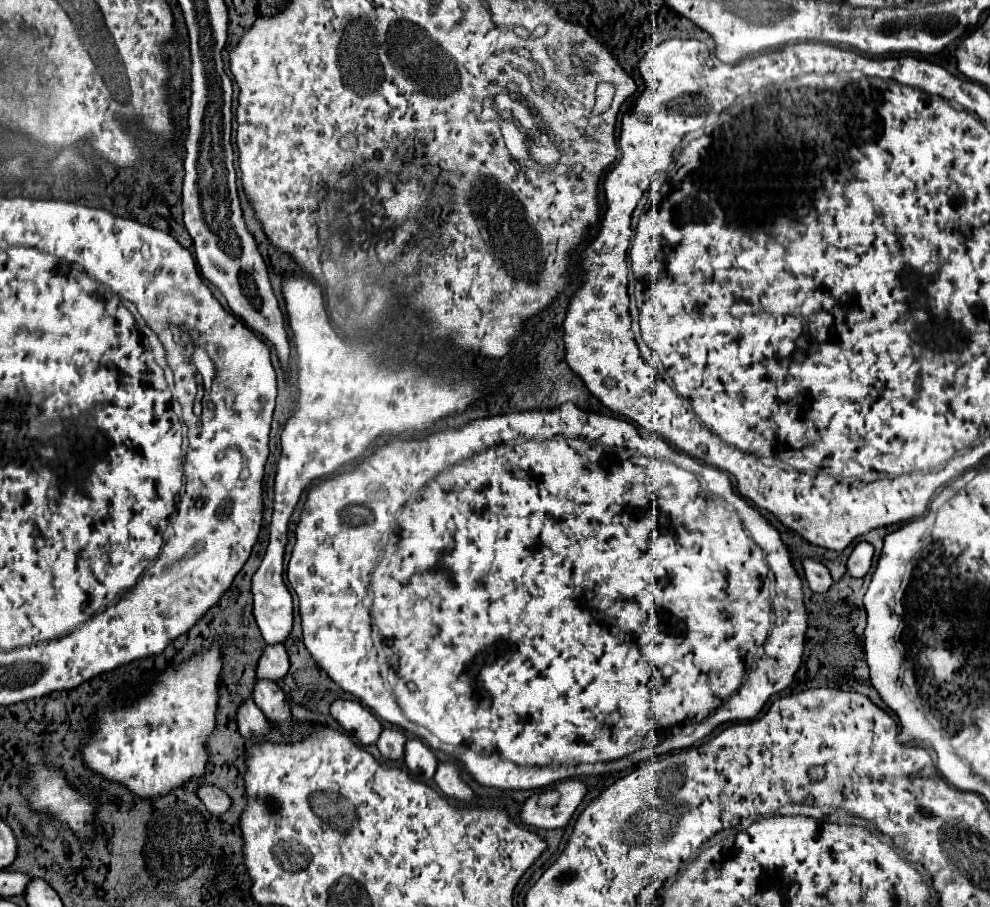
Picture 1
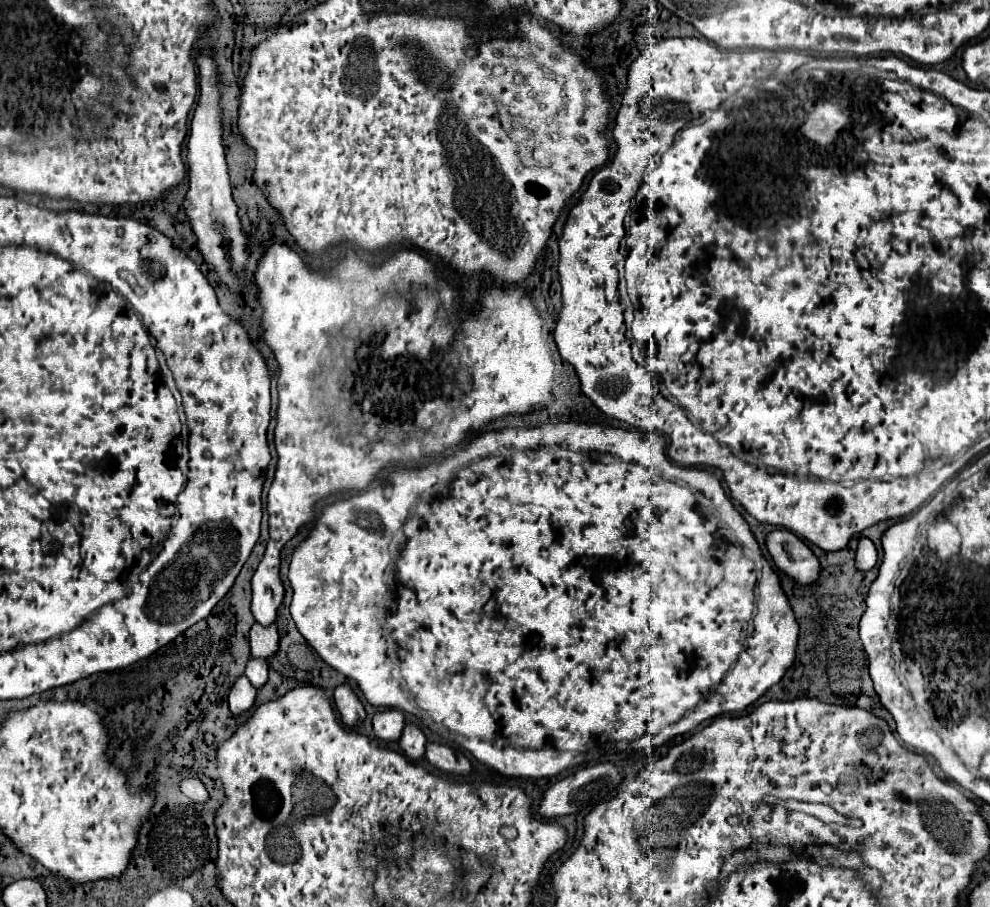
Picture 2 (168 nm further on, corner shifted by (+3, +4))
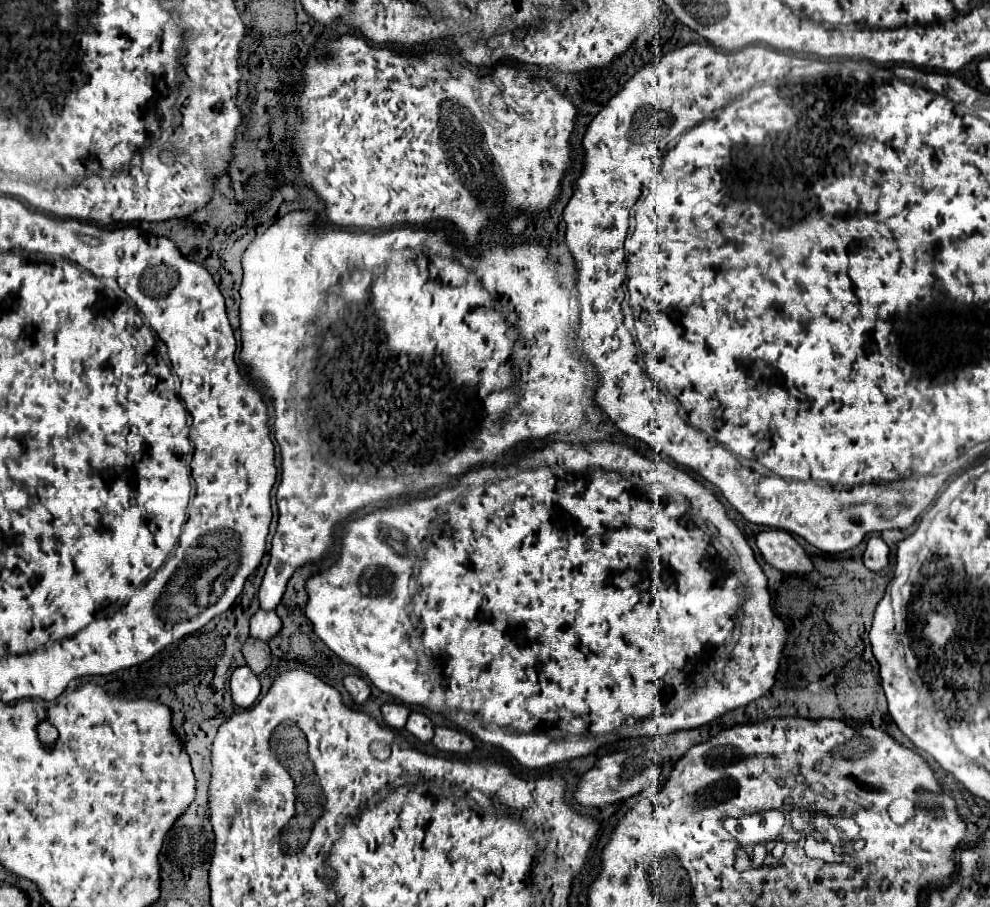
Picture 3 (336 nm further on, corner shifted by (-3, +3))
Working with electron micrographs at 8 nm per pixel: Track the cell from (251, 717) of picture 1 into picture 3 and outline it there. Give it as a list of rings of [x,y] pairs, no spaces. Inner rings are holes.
[[[239,666],[235,668],[235,672],[231,674],[231,696],[233,696],[233,702],[241,708],[247,708],[251,706],[259,692],[261,692],[261,684],[257,680],[257,676],[251,672],[249,666]]]

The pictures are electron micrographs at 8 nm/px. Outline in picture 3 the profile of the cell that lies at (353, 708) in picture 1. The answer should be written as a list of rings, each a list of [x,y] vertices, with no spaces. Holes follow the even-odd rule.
[[[351,674],[351,676],[343,678],[343,684],[357,704],[363,704],[369,698],[369,684],[365,682],[365,678]]]

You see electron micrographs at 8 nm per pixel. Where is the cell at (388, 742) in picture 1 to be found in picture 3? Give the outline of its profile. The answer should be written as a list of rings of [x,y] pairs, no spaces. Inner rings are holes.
[[[385,702],[381,706],[381,714],[383,714],[383,720],[387,726],[391,728],[403,728],[405,722],[407,722],[407,716],[409,716],[409,708],[405,704],[399,704],[399,702]]]

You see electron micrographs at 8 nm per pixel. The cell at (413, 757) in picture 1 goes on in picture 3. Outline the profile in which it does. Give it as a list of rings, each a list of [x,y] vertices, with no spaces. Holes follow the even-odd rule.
[[[411,712],[405,728],[407,728],[415,738],[419,738],[421,742],[431,742],[431,738],[433,738],[433,724],[431,724],[431,720],[429,720],[425,714],[421,714],[421,712]]]

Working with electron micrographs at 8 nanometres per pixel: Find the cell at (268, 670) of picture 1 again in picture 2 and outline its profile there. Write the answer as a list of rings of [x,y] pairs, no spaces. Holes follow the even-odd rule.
[[[253,625],[251,635],[249,635],[249,643],[251,643],[251,657],[253,659],[269,659],[277,653],[279,649],[279,633],[277,627],[261,627],[261,625]]]

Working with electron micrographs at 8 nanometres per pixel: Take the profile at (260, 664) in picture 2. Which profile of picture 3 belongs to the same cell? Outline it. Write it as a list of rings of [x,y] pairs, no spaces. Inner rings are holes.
[[[247,638],[243,646],[243,656],[247,660],[247,666],[253,670],[253,674],[261,674],[271,664],[271,650],[265,640]]]

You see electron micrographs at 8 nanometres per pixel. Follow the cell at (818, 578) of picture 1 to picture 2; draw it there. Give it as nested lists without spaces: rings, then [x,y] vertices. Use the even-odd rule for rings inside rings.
[[[785,529],[771,531],[767,537],[767,549],[773,557],[773,563],[781,571],[797,579],[801,585],[811,585],[819,579],[821,575],[819,559],[795,533]]]

